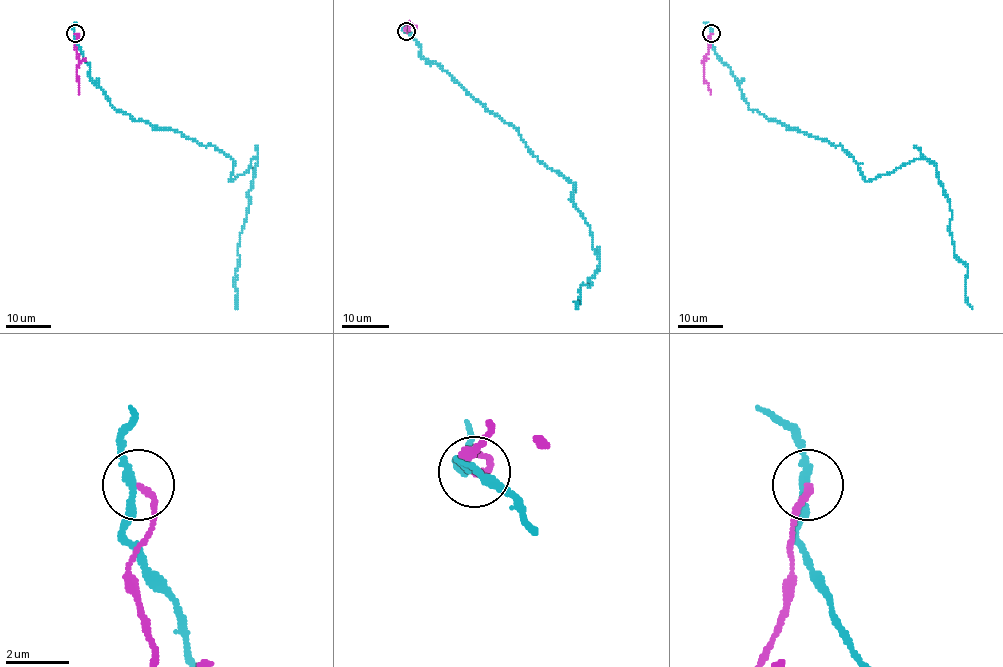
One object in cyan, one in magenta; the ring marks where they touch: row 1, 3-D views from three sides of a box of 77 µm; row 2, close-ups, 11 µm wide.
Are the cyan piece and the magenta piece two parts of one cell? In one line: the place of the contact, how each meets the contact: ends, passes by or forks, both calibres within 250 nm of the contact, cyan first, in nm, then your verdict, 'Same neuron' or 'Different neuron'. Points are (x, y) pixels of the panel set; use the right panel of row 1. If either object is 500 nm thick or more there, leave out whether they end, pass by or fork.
Place: (711, 33). At the ring cyan passes by. At the ring magenta ends. Thickness 240 nm (cyan) against 200 nm. Different neuron

